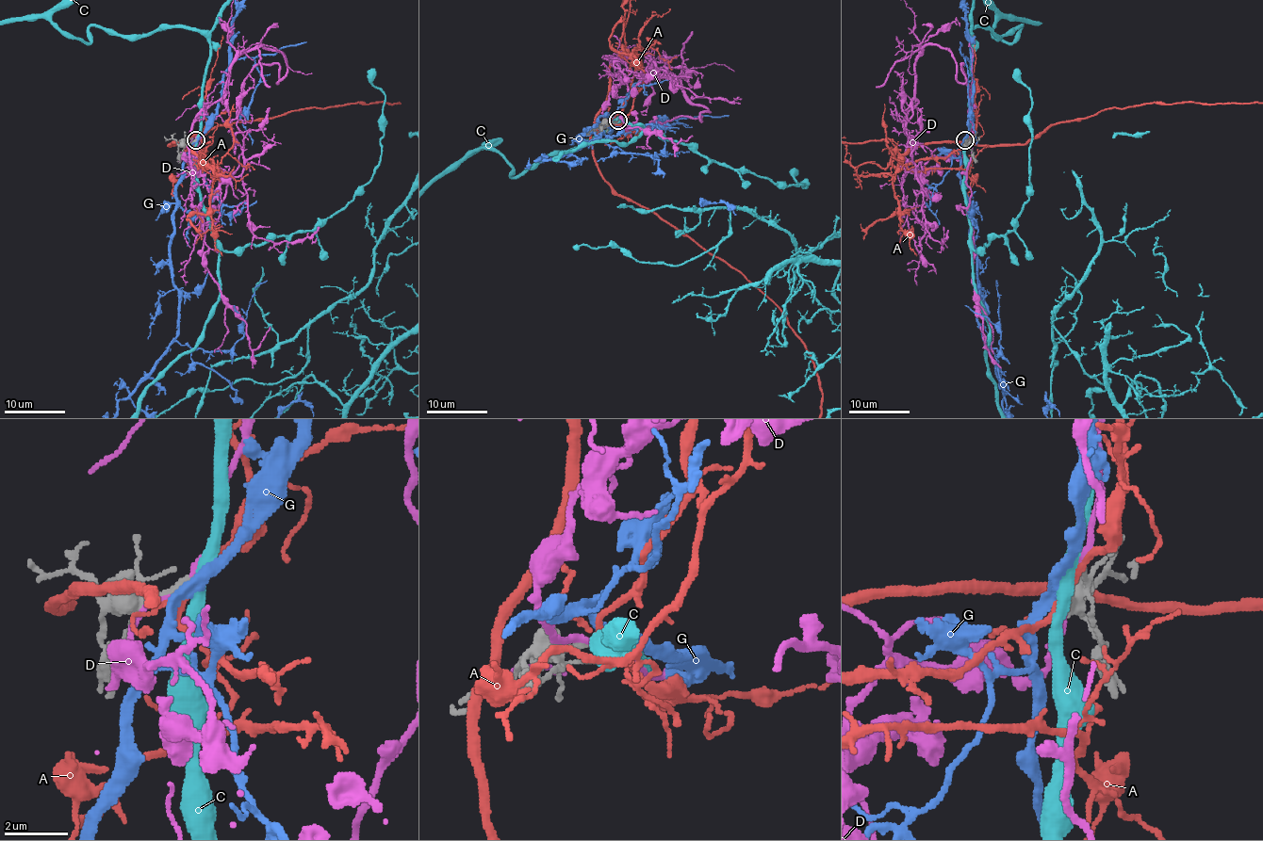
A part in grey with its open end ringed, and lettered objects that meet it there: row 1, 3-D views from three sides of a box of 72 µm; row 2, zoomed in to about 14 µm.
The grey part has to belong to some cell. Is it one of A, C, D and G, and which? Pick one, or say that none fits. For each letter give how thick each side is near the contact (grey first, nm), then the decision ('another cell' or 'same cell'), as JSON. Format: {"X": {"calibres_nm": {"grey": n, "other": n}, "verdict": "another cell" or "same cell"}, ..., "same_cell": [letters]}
{"A": {"calibres_nm": {"grey": 190, "other": 200}, "verdict": "another cell"}, "C": {"calibres_nm": {"grey": 170, "other": 400}, "verdict": "another cell"}, "D": {"calibres_nm": {"grey": 240, "other": 190}, "verdict": "another cell"}, "G": {"calibres_nm": {"grey": 180, "other": 320}, "verdict": "same cell"}, "same_cell": ["G"]}

